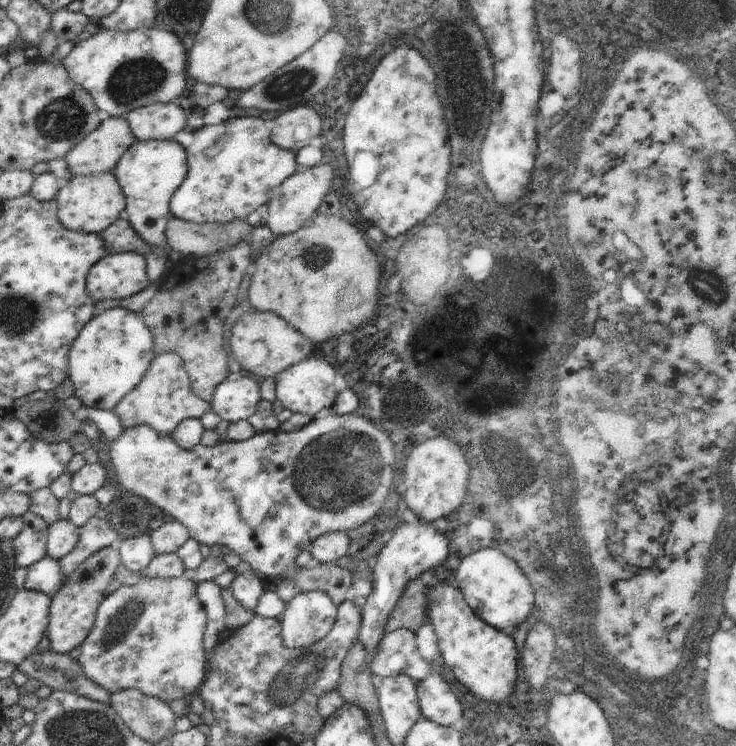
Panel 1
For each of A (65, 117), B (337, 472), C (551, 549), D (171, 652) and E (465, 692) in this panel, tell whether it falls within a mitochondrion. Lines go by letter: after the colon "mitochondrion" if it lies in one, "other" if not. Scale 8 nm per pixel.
A: mitochondrion
B: mitochondrion
C: mitochondrion
D: mitochondrion
E: other

